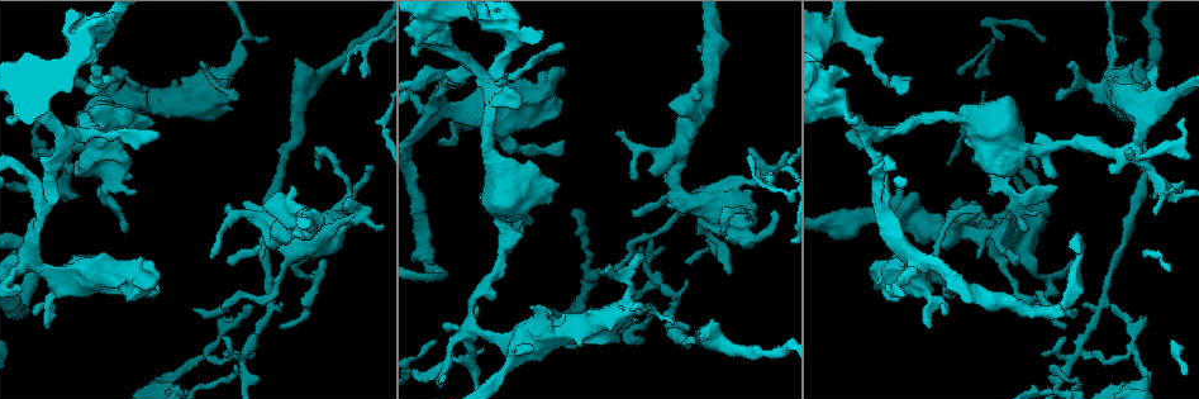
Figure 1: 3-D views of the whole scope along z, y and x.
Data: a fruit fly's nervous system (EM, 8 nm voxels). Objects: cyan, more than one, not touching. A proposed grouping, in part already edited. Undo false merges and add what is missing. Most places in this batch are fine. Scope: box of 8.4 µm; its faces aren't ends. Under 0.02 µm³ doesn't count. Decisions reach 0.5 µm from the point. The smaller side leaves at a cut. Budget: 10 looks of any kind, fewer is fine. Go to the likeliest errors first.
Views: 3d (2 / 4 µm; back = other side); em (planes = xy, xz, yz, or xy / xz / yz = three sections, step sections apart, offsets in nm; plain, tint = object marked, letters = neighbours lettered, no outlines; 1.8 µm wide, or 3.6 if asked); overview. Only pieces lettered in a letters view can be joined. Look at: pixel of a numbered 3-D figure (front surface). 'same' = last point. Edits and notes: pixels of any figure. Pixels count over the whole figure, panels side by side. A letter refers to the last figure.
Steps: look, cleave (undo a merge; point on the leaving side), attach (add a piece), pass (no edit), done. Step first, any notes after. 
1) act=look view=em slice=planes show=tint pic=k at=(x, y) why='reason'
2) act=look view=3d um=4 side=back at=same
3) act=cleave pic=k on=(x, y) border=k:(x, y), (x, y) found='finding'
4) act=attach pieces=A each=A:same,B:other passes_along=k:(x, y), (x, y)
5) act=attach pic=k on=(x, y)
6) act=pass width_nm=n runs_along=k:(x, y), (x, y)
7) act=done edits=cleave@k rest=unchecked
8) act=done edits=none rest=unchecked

act=look view=3d um=2 side=back pic=1 at=(831, 27) why='abrupt turn'

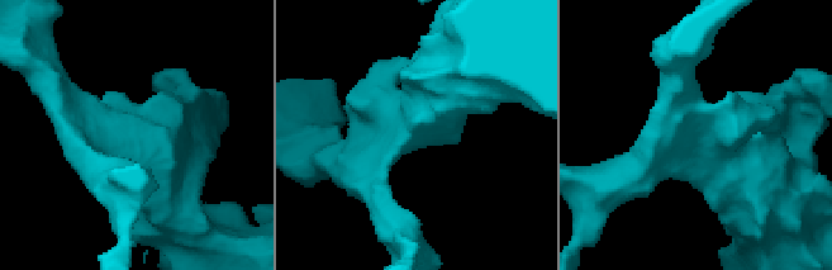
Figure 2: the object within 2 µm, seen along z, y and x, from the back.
act=look view=em slice=planes show=plain pic=2 at=(111, 137) arms=4

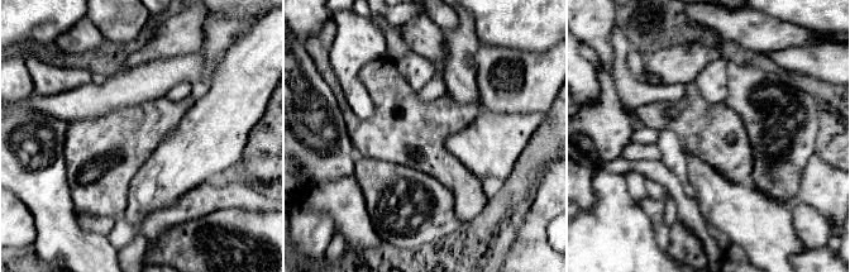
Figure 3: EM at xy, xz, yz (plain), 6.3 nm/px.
act=look view=em slice=planes show=letters at=same why='what lies round it'

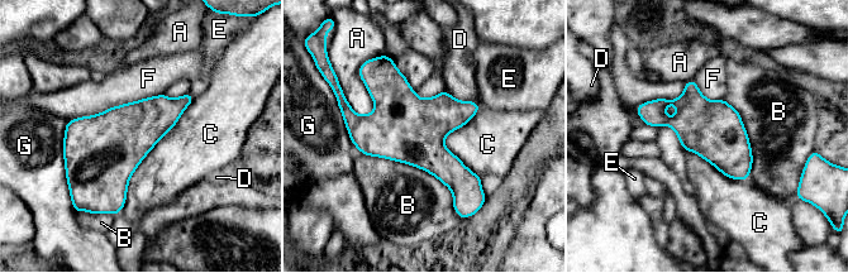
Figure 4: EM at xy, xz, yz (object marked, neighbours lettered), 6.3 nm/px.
act=pass longest_contact=C:900nm each=A:other,B:other,C:other,D:other,E:other,F:other,G:other border=4:(194, 97), (132, 175), (118, 212) found='one neuron here'

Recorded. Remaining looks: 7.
act=look view=em slice=planes show=letters pic=1 at=(910, 259) why='thick turns thin'

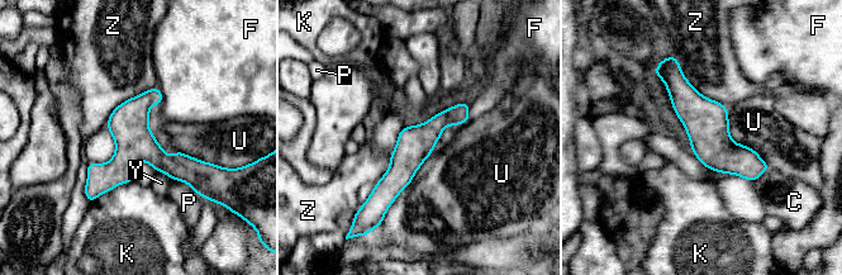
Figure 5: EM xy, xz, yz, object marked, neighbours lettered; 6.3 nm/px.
act=pass width_nm=220 each=C:other,F:other,K:other,P:other,U:other,Y:other,Z:other runs_along=5:(676, 67), (686, 102), (754, 176) found='all the same neuron'

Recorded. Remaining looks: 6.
act=look view=em um=3.6 slice=planes show=letters pic=1 at=(1129, 152) why='looks like a crossing'

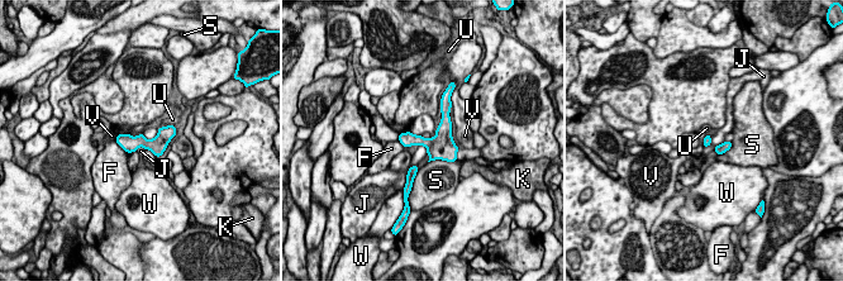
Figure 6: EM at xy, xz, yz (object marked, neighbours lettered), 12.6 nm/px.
act=pass each=F:other,J:other,K:other,S:other,U:other,V:other,W:other border=6:(417, 165), (409, 168), (405, 181) found='one neuron here'

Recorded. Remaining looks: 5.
act=look view=3d um=4 pic=1 at=(642, 342) why='thin end'

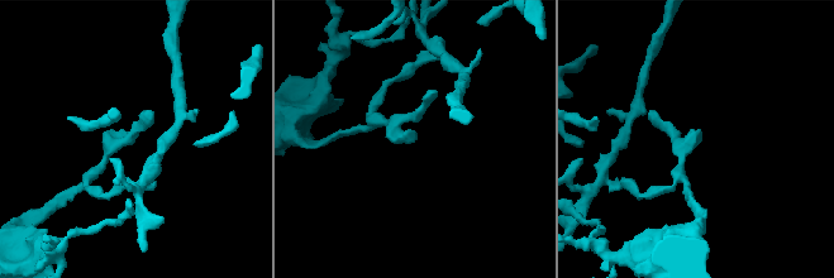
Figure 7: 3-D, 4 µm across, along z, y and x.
act=look view=em slice=planes show=letters pic=7 at=(414, 142)

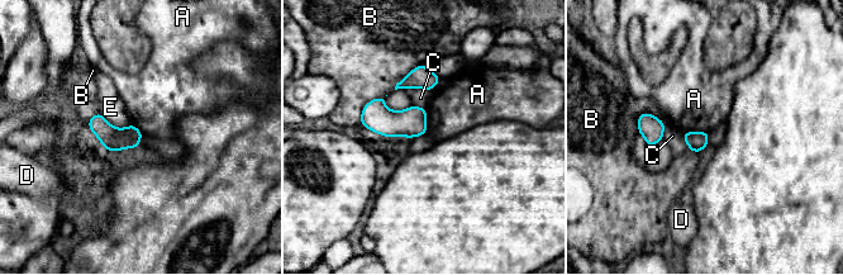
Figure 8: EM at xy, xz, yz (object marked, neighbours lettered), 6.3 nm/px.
act=pass each=A:other,B:other,C:other,D:other,E:other border=8:(424, 108), (427, 133) found='none of them fits'

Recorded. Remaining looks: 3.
act=done edits=none rest=unchecked

